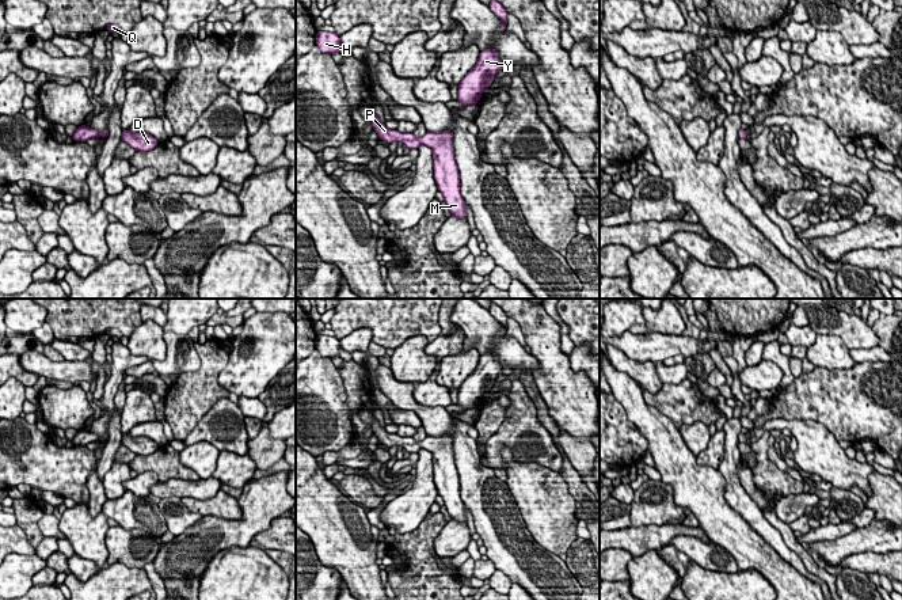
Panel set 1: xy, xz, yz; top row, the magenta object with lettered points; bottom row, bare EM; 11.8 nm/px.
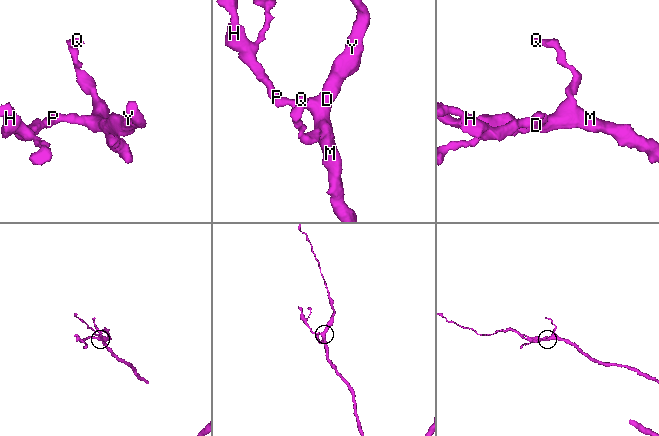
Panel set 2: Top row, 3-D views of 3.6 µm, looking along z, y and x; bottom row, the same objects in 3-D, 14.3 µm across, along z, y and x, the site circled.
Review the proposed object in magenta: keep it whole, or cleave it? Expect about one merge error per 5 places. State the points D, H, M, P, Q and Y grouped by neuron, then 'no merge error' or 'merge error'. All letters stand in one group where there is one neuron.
D H M P Q Y | no merge error

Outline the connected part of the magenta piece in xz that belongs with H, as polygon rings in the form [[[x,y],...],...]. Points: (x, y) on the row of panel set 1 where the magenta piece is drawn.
[[[317,31],[316,46],[328,54],[339,53],[340,38],[336,33],[331,31]]]

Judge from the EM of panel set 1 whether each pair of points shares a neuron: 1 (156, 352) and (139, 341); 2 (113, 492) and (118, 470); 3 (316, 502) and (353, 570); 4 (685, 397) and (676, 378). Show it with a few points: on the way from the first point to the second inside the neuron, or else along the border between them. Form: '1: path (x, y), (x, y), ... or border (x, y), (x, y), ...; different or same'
1: path (152, 348), (143, 341); same
2: path (113, 486), (115, 475); same
3: path (330, 519), (339, 528), (342, 539), (353, 554); same
4: border (685, 378), (677, 383), (663, 383); different

